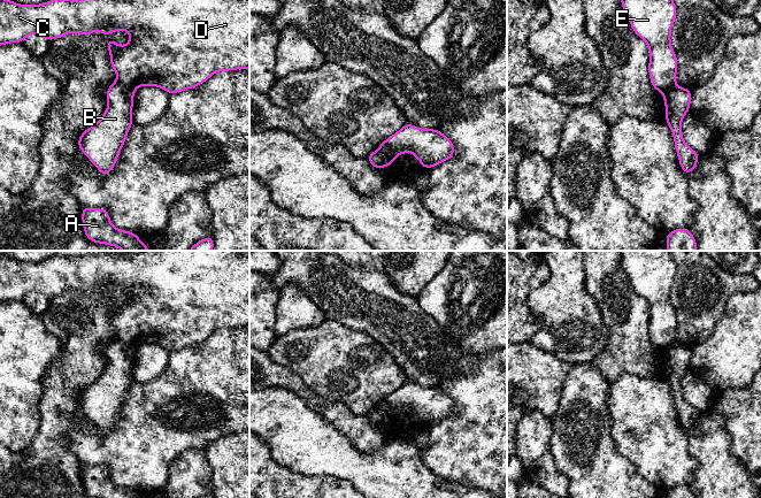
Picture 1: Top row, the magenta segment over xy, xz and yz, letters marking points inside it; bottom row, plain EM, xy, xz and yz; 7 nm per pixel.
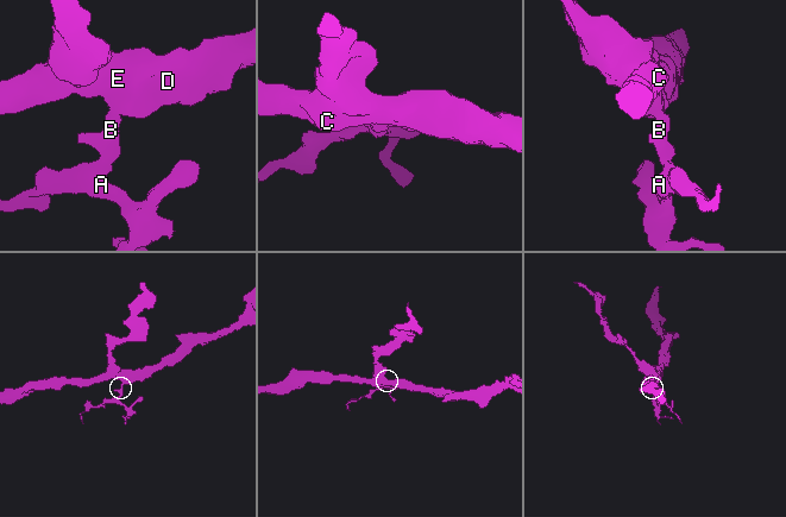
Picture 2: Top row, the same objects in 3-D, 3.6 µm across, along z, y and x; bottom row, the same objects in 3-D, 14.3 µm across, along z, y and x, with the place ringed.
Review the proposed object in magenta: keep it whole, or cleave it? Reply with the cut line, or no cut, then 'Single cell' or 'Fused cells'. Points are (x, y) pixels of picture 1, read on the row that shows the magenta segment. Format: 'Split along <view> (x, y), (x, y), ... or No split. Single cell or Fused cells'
Split along xy (116, 81), (135, 89). Fused cells

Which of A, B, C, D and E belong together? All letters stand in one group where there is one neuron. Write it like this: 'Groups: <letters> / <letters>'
Groups: A B / C D E

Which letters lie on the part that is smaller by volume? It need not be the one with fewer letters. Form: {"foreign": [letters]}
{"foreign": ["A", "B"]}

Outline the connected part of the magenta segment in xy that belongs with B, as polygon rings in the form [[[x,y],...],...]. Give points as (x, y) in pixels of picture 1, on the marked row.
[[[117,82],[106,91],[108,101],[98,123],[84,130],[77,139],[82,153],[98,168],[101,177],[112,171],[132,127],[136,89]]]

